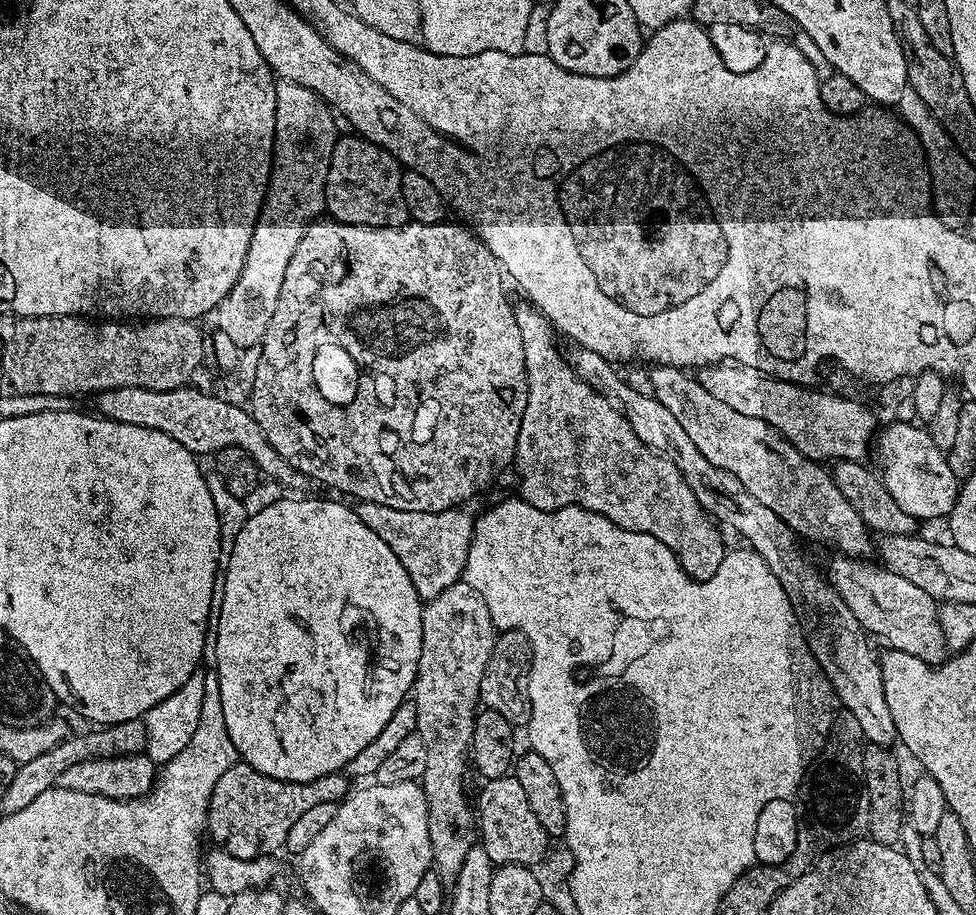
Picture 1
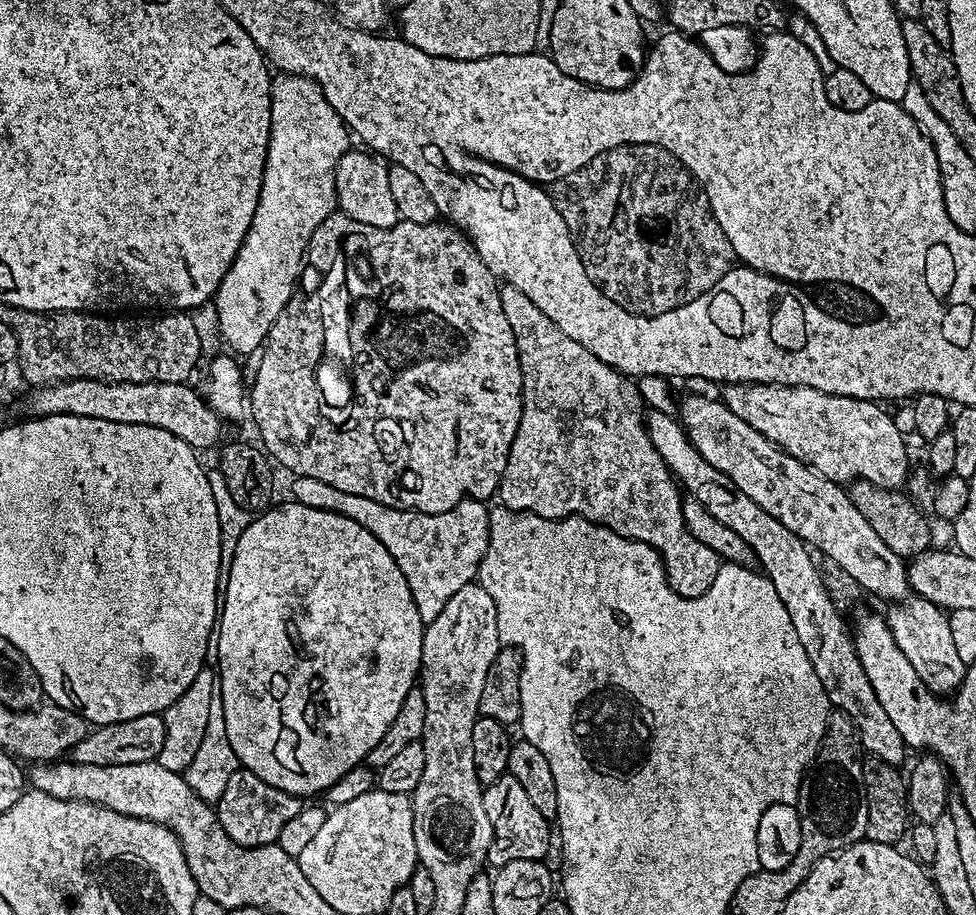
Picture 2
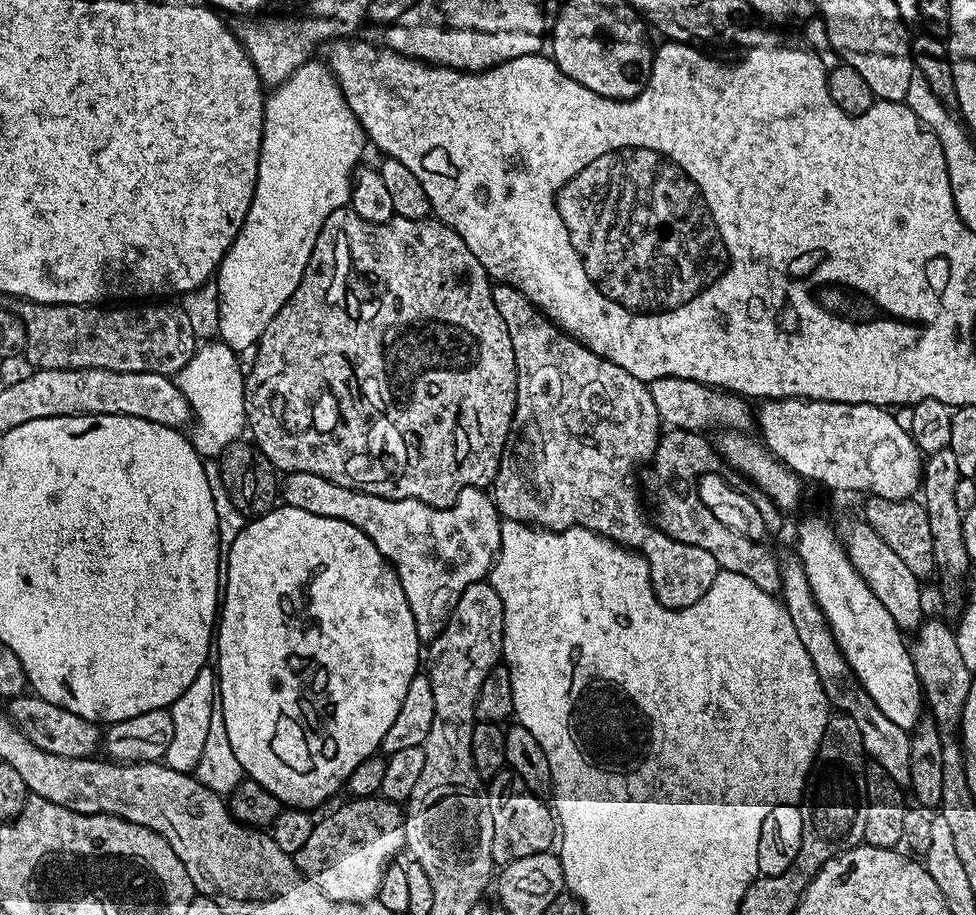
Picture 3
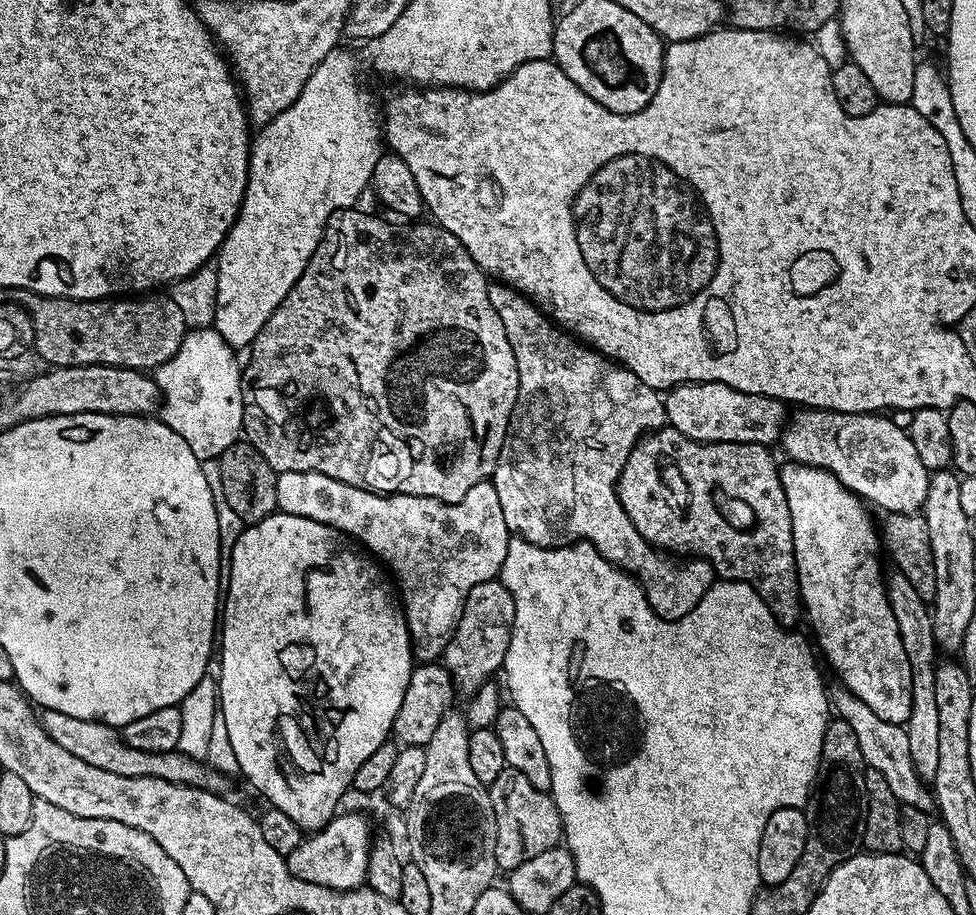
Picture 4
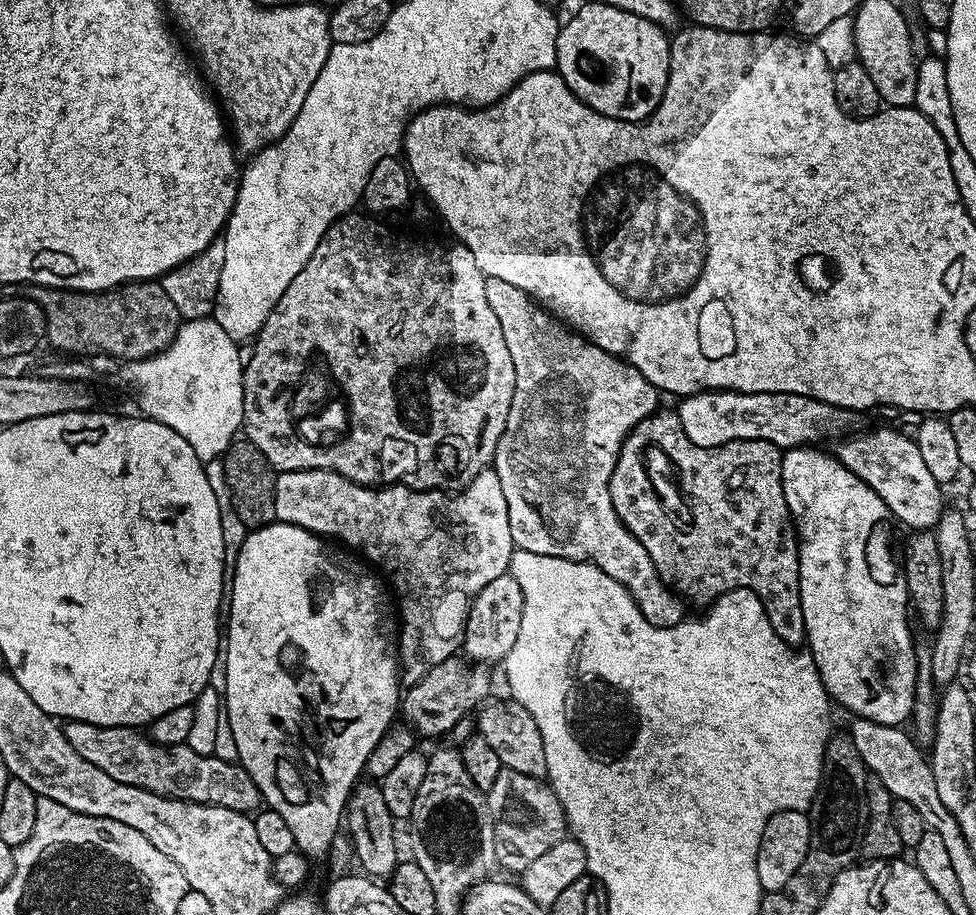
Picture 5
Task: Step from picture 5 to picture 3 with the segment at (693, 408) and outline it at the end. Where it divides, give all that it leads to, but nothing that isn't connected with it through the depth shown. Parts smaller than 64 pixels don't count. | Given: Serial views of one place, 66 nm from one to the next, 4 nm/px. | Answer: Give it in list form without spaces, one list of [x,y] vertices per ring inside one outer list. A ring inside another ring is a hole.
[[[658,378],[649,381],[651,398],[658,409],[661,421],[678,428],[680,432],[699,432],[706,428],[725,430],[749,431],[754,424],[754,410],[747,399],[724,390],[711,388],[707,384],[698,383],[694,379]],[[751,426],[751,428],[750,428]]]

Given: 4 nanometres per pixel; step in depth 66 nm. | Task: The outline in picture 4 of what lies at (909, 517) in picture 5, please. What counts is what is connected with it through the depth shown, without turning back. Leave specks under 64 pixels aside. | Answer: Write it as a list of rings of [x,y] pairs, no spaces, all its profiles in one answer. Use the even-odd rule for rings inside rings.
[[[800,410],[796,417],[787,421],[786,427],[782,433],[782,445],[788,451],[787,459],[797,464],[812,464],[816,468],[825,468],[830,474],[834,474],[854,495],[869,505],[877,504],[878,507],[884,508],[885,513],[889,512],[920,512],[926,502],[926,490],[928,489],[929,470],[922,466],[922,458],[918,458],[918,453],[914,451],[914,442],[910,442],[907,431],[900,428],[892,420],[887,420],[887,415],[873,414],[870,412],[829,412],[827,410]]]

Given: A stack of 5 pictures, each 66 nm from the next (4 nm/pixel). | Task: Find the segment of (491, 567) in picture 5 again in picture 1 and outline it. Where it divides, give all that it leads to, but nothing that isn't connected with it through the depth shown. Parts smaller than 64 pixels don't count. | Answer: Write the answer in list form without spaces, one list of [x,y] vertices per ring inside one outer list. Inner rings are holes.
[[[361,500],[355,505],[358,518],[370,526],[394,550],[398,562],[410,574],[410,582],[414,582],[416,593],[420,595],[421,601],[427,602],[435,599],[450,586],[461,583],[466,566],[466,558],[470,554],[472,546],[472,535],[474,533],[474,516],[464,512],[468,510],[449,510],[447,512],[411,512],[410,510],[398,510],[385,504],[379,504],[373,500]]]

